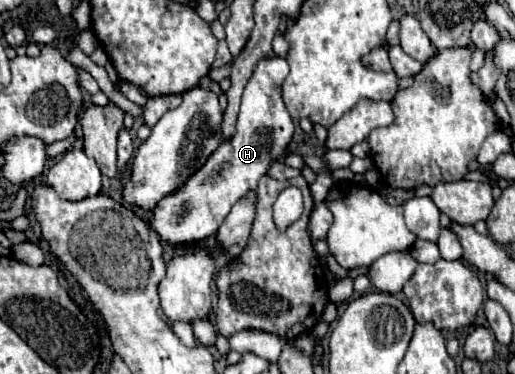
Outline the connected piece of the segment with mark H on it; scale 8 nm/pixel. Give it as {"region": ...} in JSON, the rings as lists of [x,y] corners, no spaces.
{"region":[[[282,57],[262,59],[254,71],[254,77],[244,89],[242,107],[238,115],[236,135],[224,141],[210,159],[178,189],[174,195],[164,197],[150,217],[150,225],[168,243],[194,243],[210,237],[218,231],[218,225],[230,213],[232,205],[246,195],[246,191],[256,189],[260,177],[266,175],[272,161],[284,157],[284,149],[292,139],[294,123],[288,115],[280,85],[288,75],[288,63]]]}

